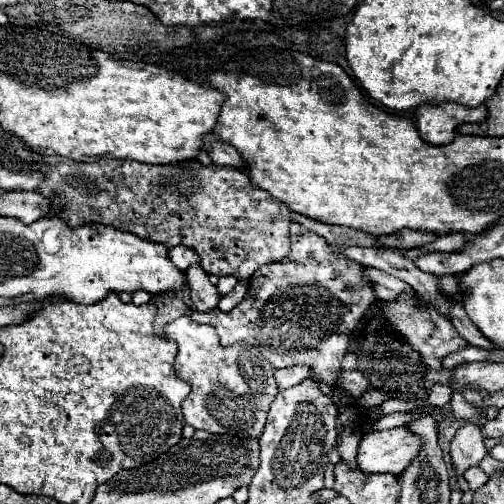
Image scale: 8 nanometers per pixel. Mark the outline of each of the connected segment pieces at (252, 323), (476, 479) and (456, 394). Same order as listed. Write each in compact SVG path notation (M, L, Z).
M293 223L289 257L283 259L281 265L259 269L249 279L247 297L231 311L211 309L203 313L185 305L177 295L153 295L151 301L157 307L157 317L153 321L155 335L163 337L167 323L187 315L197 323L215 327L223 347L247 341L249 345L267 349L271 367L307 365L315 381L335 387L335 377L339 377L351 333L371 303L377 301L375 289L371 289L367 277L363 277L363 269L363 265L355 265L355 261L347 261L347 257L335 257L331 245L321 235L309 231L301 223Z
M475 465L475 467L469 467L465 473L463 473L463 477L465 477L465 481L469 483L469 487L475 491L475 489L479 489L485 481L487 481L487 475Z
M453 391L453 395L451 395L451 413L453 413L453 419L457 419L457 421L473 421L479 415L479 409L469 405L465 401L465 397L461 395L461 391Z

